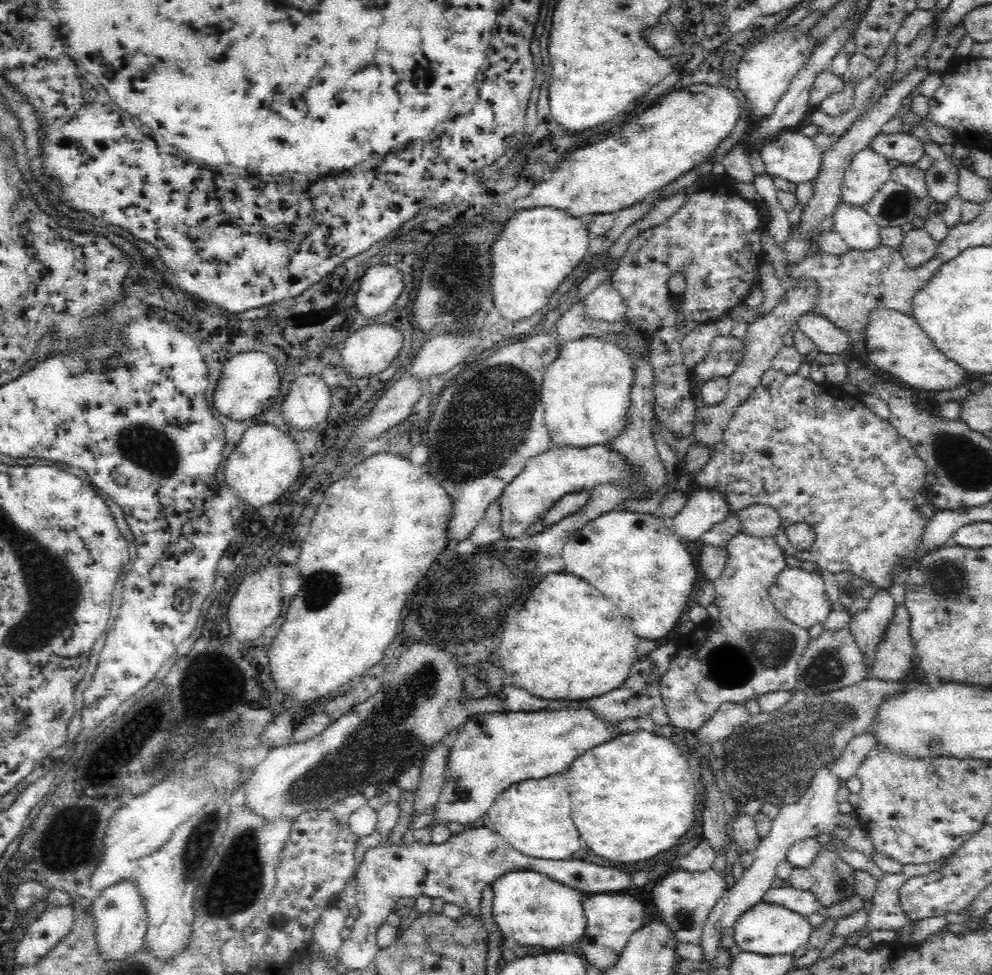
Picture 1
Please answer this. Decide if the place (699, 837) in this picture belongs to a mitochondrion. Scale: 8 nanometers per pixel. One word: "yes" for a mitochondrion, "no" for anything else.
no

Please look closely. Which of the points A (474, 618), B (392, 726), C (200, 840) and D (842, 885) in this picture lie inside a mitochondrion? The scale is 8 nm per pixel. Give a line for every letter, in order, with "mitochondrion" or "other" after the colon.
A: mitochondrion
B: mitochondrion
C: mitochondrion
D: mitochondrion

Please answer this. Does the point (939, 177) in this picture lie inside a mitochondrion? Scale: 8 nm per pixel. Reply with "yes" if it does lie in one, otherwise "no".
no

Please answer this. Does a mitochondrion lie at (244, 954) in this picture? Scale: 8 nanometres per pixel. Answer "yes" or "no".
no

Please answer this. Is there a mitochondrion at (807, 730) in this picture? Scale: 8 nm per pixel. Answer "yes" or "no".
yes

